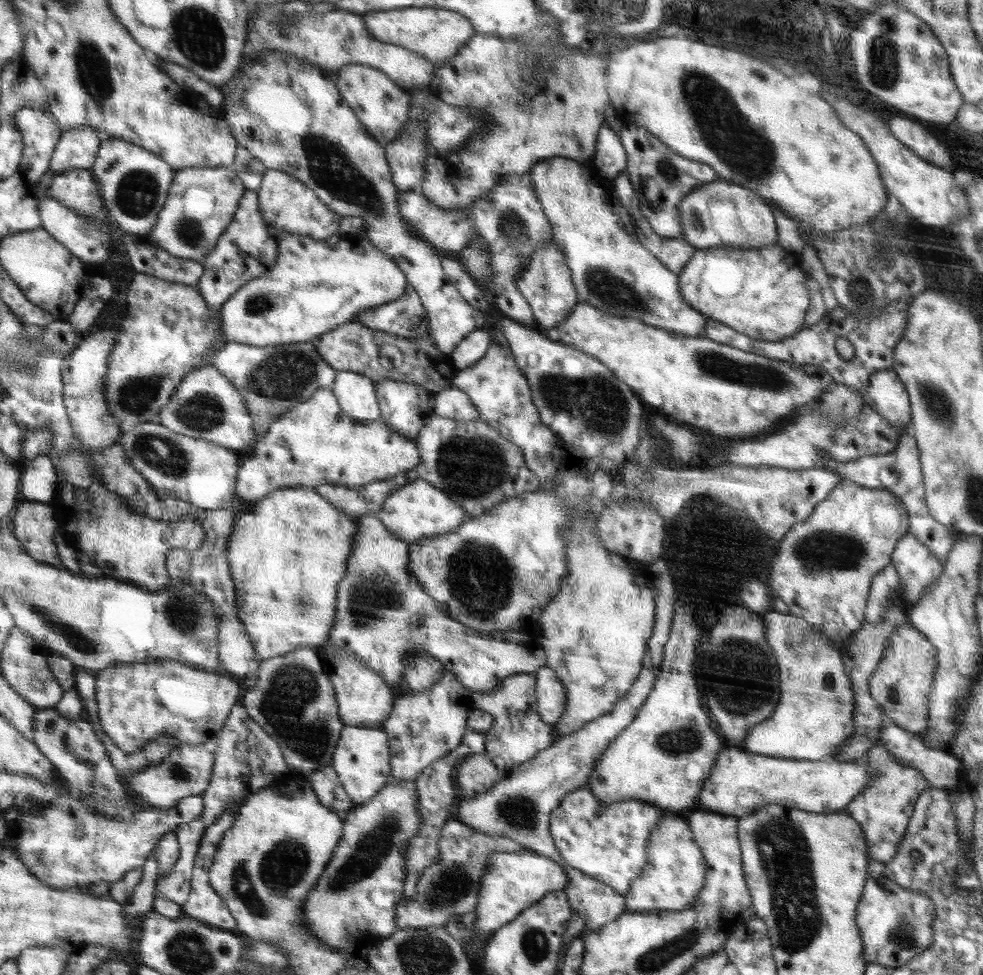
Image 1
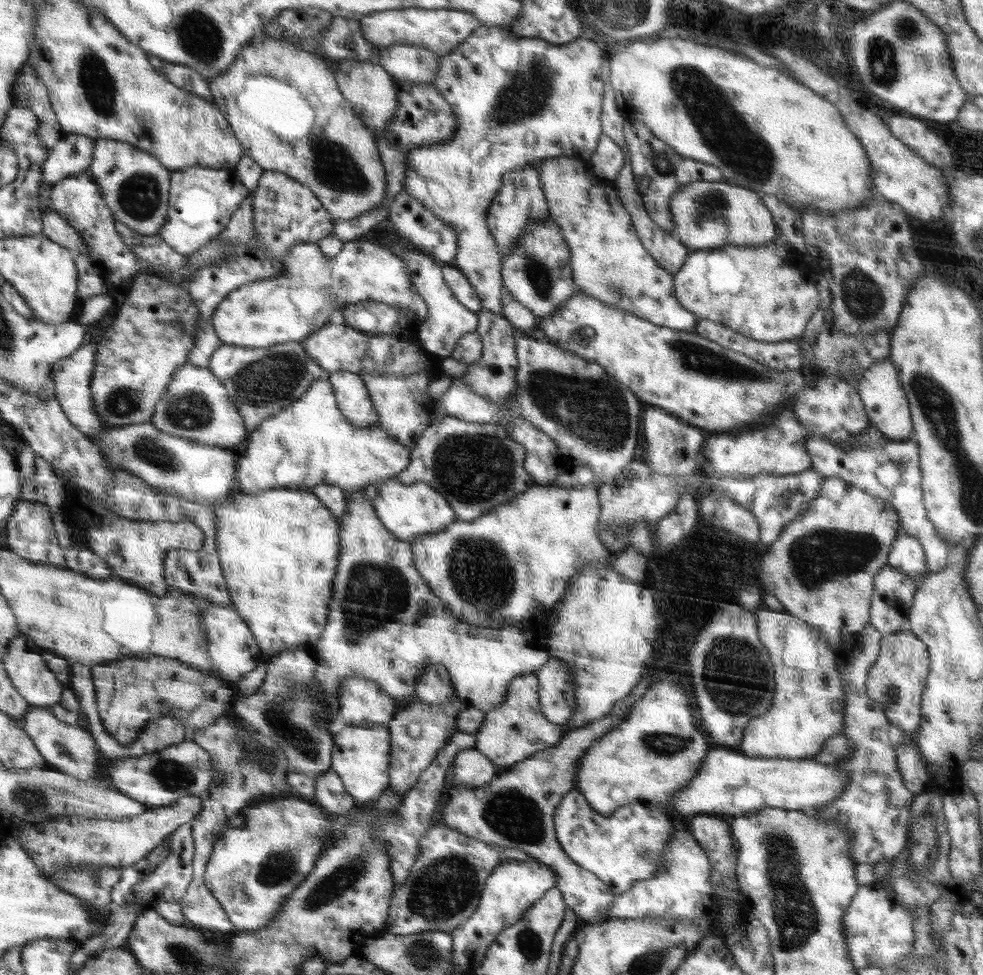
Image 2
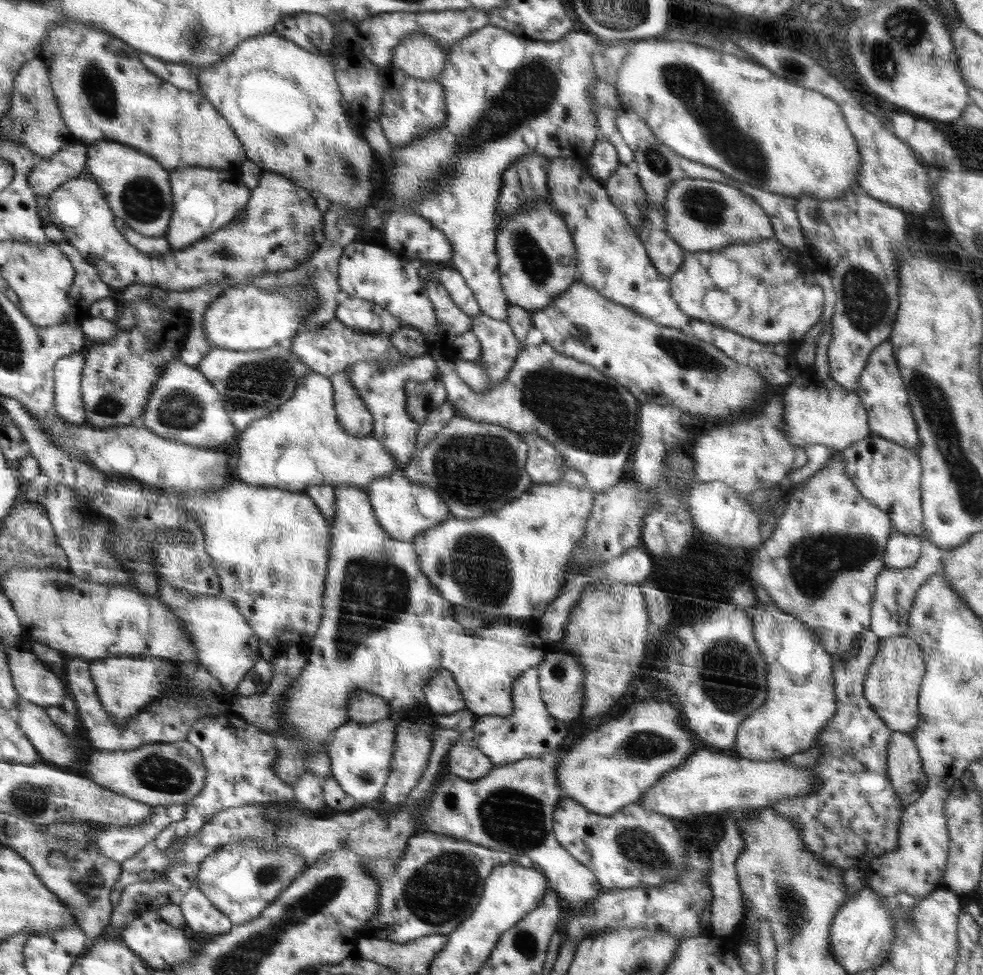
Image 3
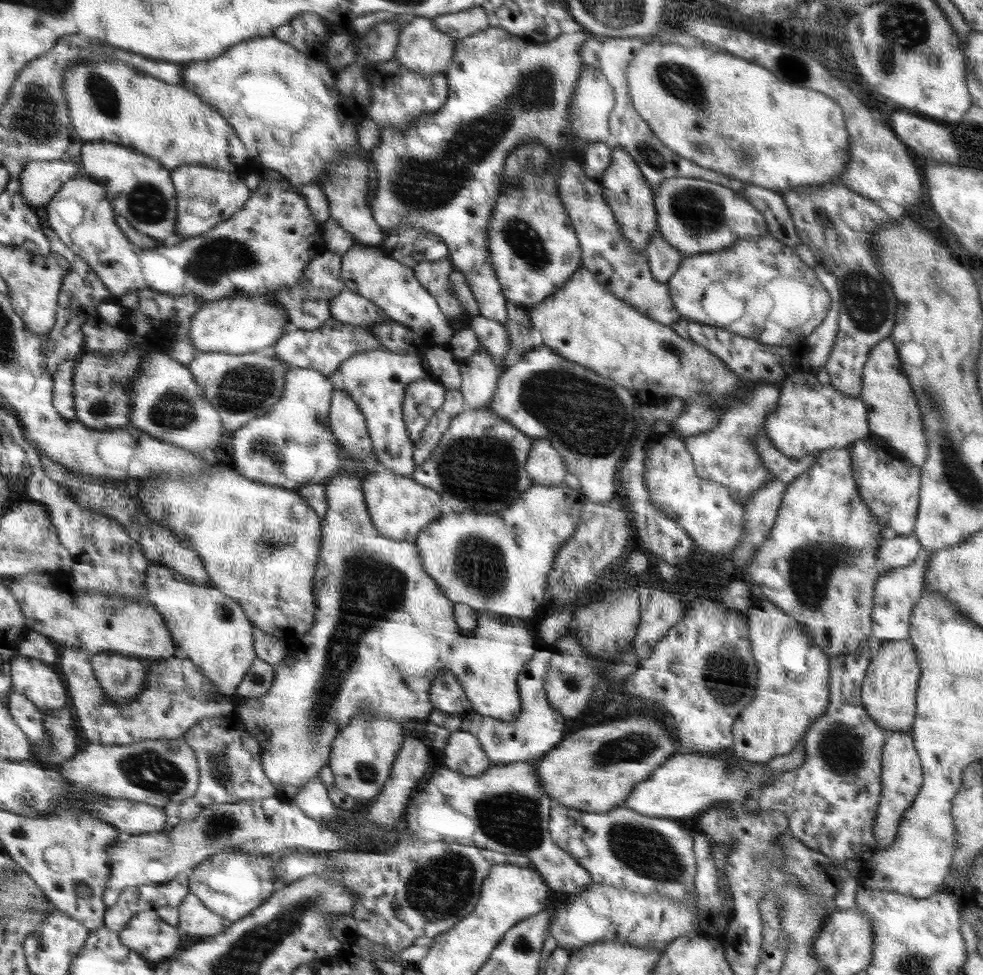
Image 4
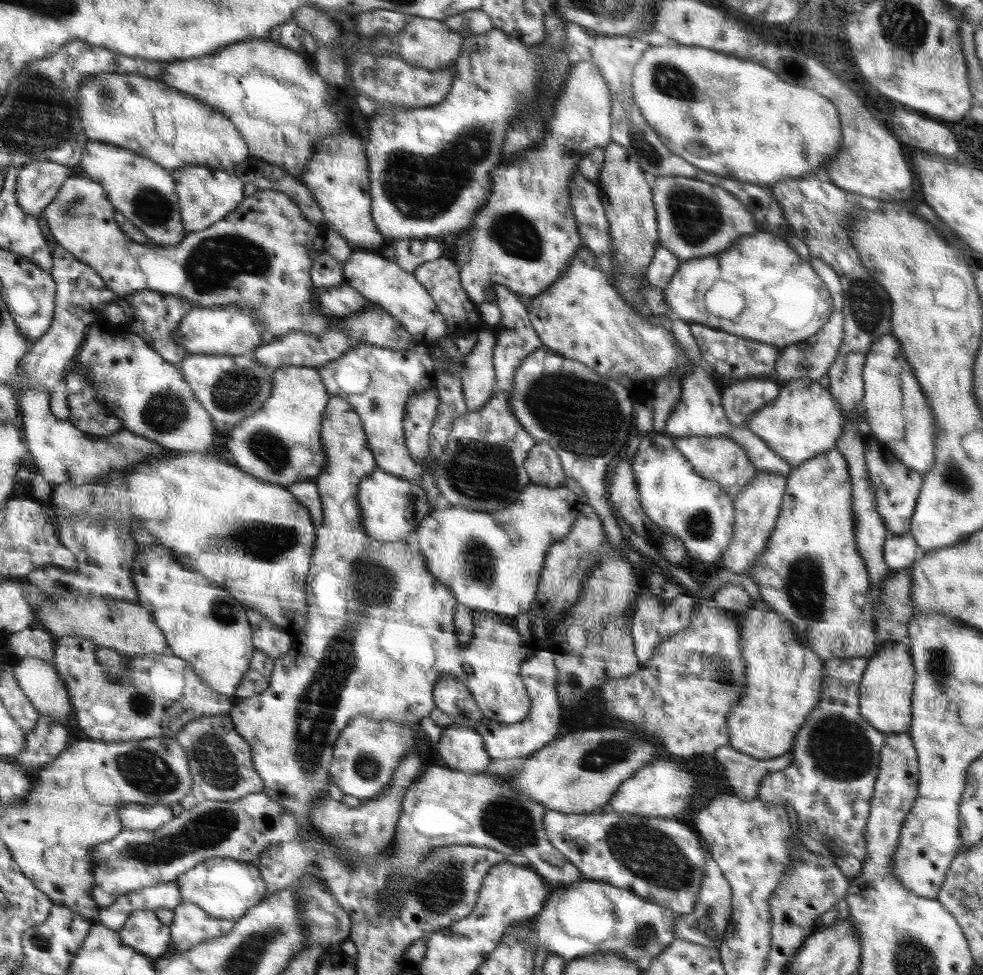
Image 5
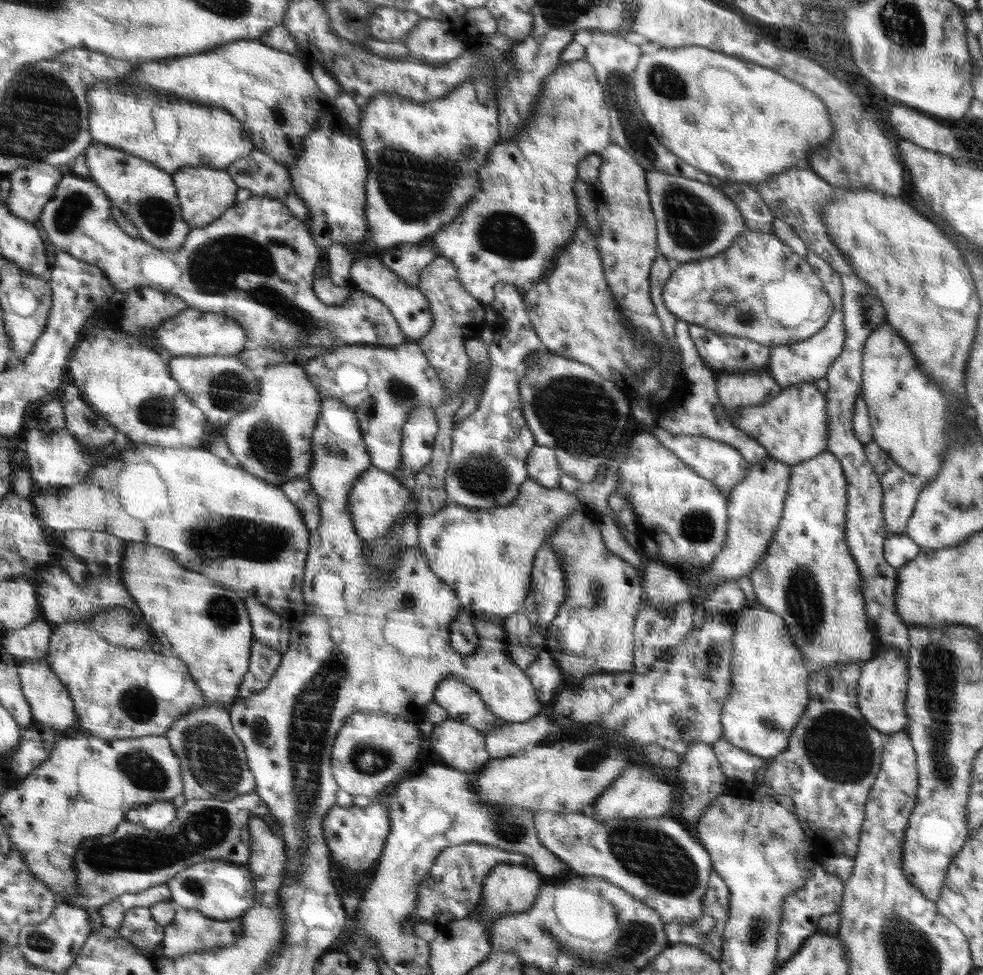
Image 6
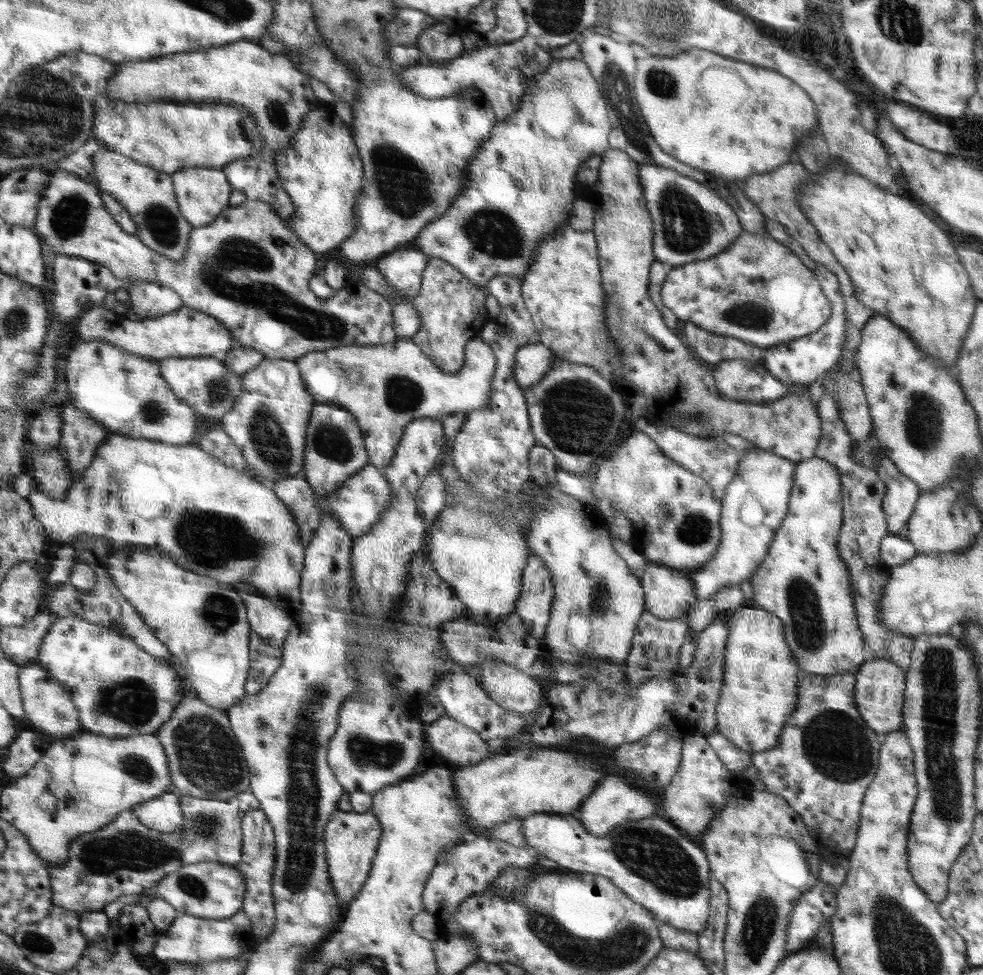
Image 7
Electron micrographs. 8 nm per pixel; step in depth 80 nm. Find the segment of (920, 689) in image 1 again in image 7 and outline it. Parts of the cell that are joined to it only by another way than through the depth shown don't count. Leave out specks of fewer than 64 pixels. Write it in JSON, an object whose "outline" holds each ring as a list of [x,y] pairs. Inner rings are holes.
{"outline":[[[872,659],[857,670],[855,680],[855,704],[864,723],[874,732],[889,733],[903,729],[902,708],[904,702],[906,672],[891,660]]]}

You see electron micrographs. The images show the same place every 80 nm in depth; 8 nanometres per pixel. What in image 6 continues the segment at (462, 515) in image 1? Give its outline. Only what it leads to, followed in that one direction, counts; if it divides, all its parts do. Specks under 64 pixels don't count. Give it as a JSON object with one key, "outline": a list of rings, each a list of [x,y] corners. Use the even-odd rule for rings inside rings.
{"outline":[[[375,466],[367,468],[355,480],[354,487],[347,496],[347,506],[350,517],[352,517],[351,523],[355,525],[355,531],[366,541],[387,535],[404,512],[414,512],[419,516],[413,490],[400,484],[391,473]]]}

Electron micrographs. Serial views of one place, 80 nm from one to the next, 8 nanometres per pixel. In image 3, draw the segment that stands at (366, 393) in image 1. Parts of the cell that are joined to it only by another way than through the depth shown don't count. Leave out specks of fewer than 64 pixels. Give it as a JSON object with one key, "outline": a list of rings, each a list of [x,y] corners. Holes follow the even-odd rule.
{"outline":[[[346,372],[330,377],[334,385],[335,408],[342,427],[352,436],[370,436],[374,431],[374,415],[362,395],[351,384]]]}

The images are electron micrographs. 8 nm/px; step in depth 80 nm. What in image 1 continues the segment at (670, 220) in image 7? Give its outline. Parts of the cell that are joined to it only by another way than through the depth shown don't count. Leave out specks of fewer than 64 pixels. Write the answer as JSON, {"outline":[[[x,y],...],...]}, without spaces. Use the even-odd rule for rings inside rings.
{"outline":[[[716,180],[716,182],[694,187],[693,191],[679,202],[679,215],[684,226],[681,240],[692,245],[696,250],[719,250],[725,247],[762,248],[777,244],[777,224],[772,209],[763,197],[748,188],[726,180]]]}

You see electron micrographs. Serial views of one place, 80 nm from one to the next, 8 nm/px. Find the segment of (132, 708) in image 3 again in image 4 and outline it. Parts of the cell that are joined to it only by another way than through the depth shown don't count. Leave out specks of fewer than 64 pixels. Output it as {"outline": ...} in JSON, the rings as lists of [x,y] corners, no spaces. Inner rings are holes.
{"outline":[[[104,651],[91,656],[97,679],[108,695],[117,703],[135,701],[145,685],[148,658]]]}

